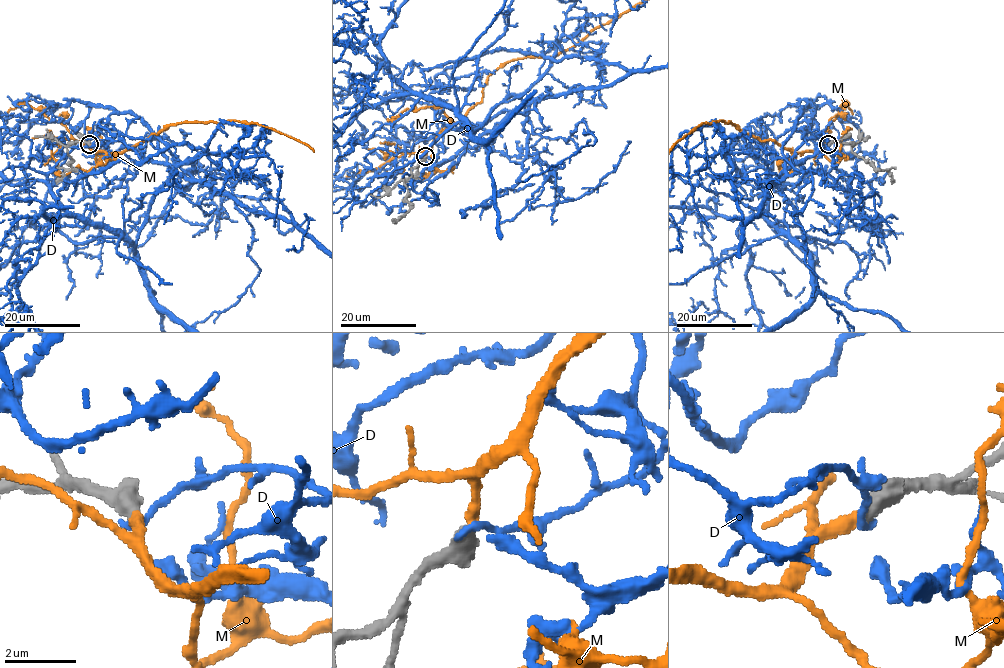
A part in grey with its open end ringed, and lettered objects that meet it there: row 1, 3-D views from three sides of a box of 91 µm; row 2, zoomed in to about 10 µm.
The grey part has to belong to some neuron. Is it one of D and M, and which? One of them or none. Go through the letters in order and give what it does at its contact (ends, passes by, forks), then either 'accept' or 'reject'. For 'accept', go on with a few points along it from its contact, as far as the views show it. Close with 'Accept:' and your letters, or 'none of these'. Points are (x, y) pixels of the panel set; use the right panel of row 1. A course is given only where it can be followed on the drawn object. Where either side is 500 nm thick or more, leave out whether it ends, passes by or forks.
D: reject
M: it ends there; accept
Accept: M

